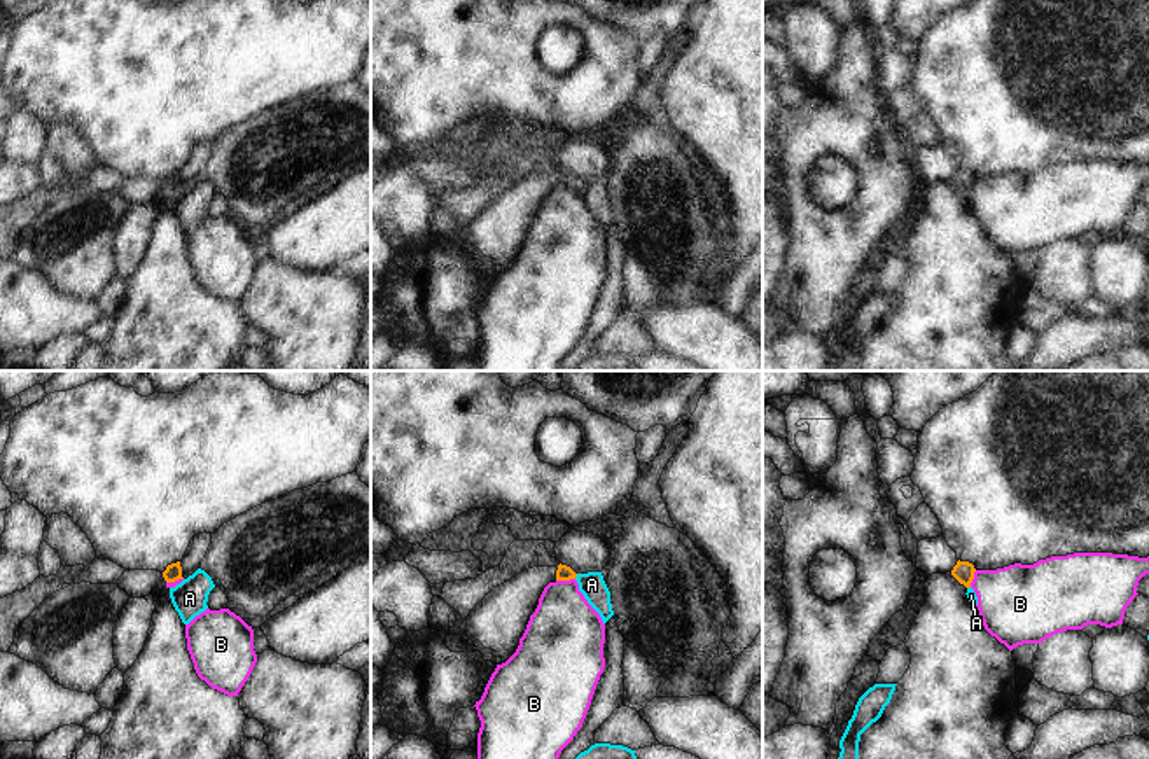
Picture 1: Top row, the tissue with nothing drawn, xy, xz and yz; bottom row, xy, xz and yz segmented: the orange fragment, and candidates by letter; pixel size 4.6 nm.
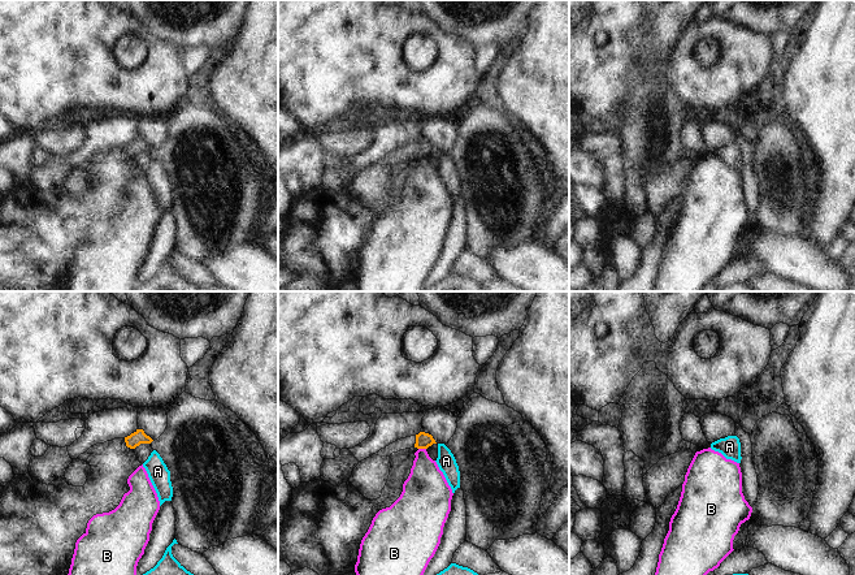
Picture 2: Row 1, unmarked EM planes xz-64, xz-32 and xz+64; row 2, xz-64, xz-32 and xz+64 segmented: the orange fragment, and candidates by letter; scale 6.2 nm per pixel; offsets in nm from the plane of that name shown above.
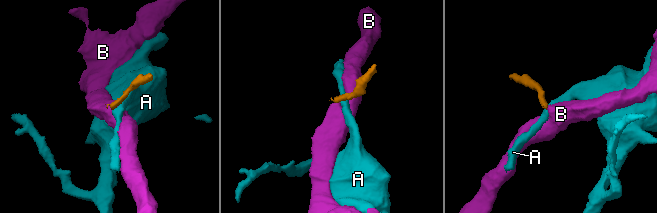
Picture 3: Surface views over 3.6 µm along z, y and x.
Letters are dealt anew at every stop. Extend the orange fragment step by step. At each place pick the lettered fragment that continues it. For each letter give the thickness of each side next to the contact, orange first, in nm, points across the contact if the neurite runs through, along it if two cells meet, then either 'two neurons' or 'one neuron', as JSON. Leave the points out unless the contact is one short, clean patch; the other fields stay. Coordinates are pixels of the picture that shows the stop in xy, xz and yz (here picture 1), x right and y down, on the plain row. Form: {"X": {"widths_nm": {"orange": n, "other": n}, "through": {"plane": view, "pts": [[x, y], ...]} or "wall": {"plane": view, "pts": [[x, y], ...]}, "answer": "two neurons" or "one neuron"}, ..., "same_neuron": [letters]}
{"A": {"widths_nm": {"orange": 70, "other": 120}, "wall": {"plane": "xz", "pts": [[577, 182], [574, 186]]}, "answer": "two neurons"}, "B": {"widths_nm": {"orange": 70, "other": 360}, "wall": {"plane": "xz", "pts": [[574, 186], [557, 189]]}, "answer": "two neurons"}, "same_neuron": []}

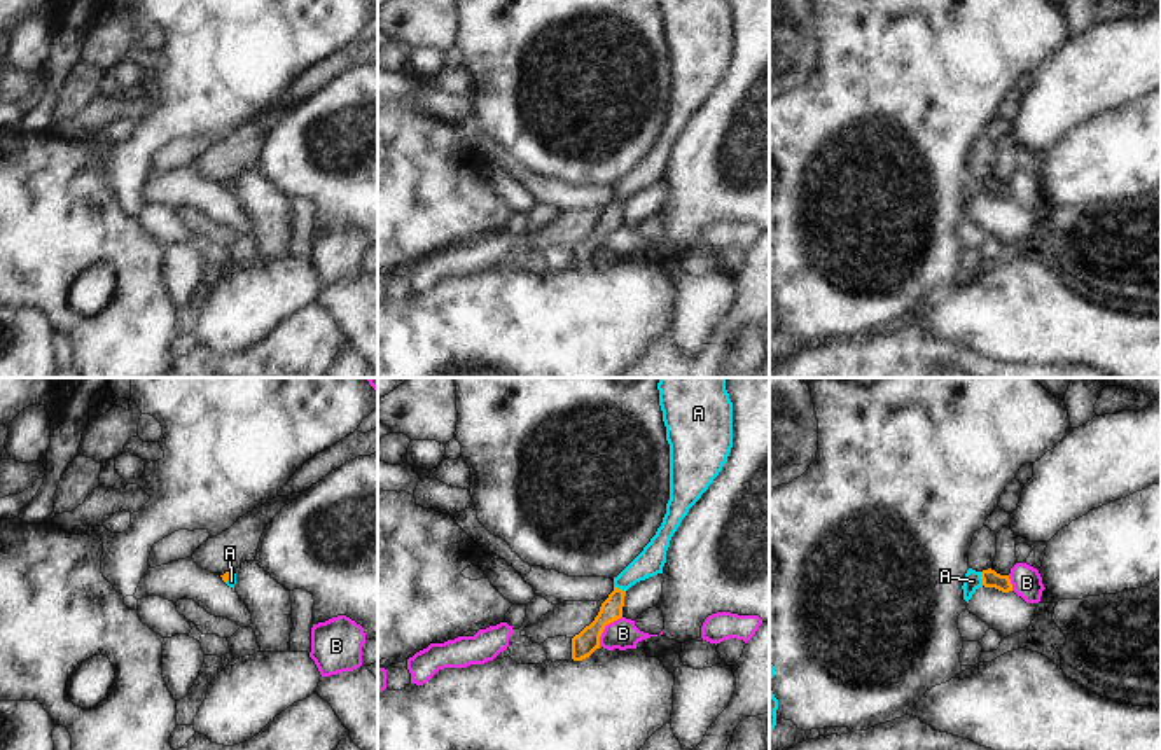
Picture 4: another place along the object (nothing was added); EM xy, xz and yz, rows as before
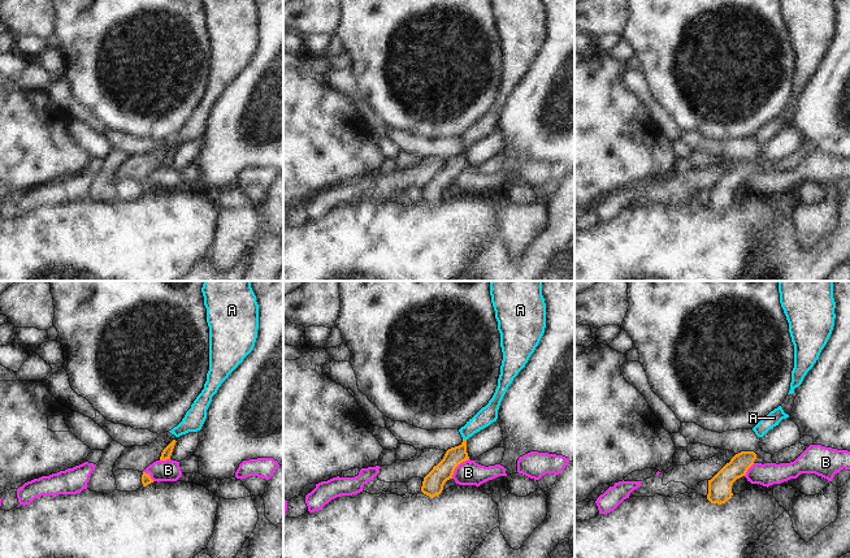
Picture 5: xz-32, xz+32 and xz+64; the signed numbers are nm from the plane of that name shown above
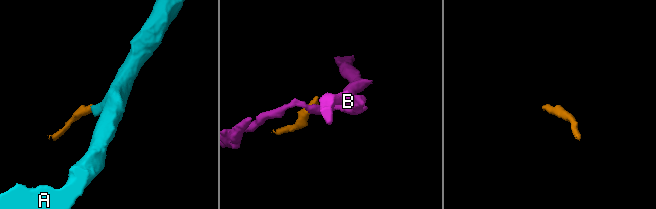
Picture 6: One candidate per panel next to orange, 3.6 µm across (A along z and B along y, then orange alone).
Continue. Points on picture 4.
{"A": {"widths_nm": {"orange": 80, "other": 90}, "through": {"plane": "yz", "pts": [[990, 186], [981, 186], [973, 189]]}, "answer": "one neuron"}, "B": {"widths_nm": {"orange": 110, "other": 140}, "wall": {"plane": "xz", "pts": [[621, 224], [605, 235], [598, 254]]}, "answer": "two neurons"}, "same_neuron": ["A"]}

